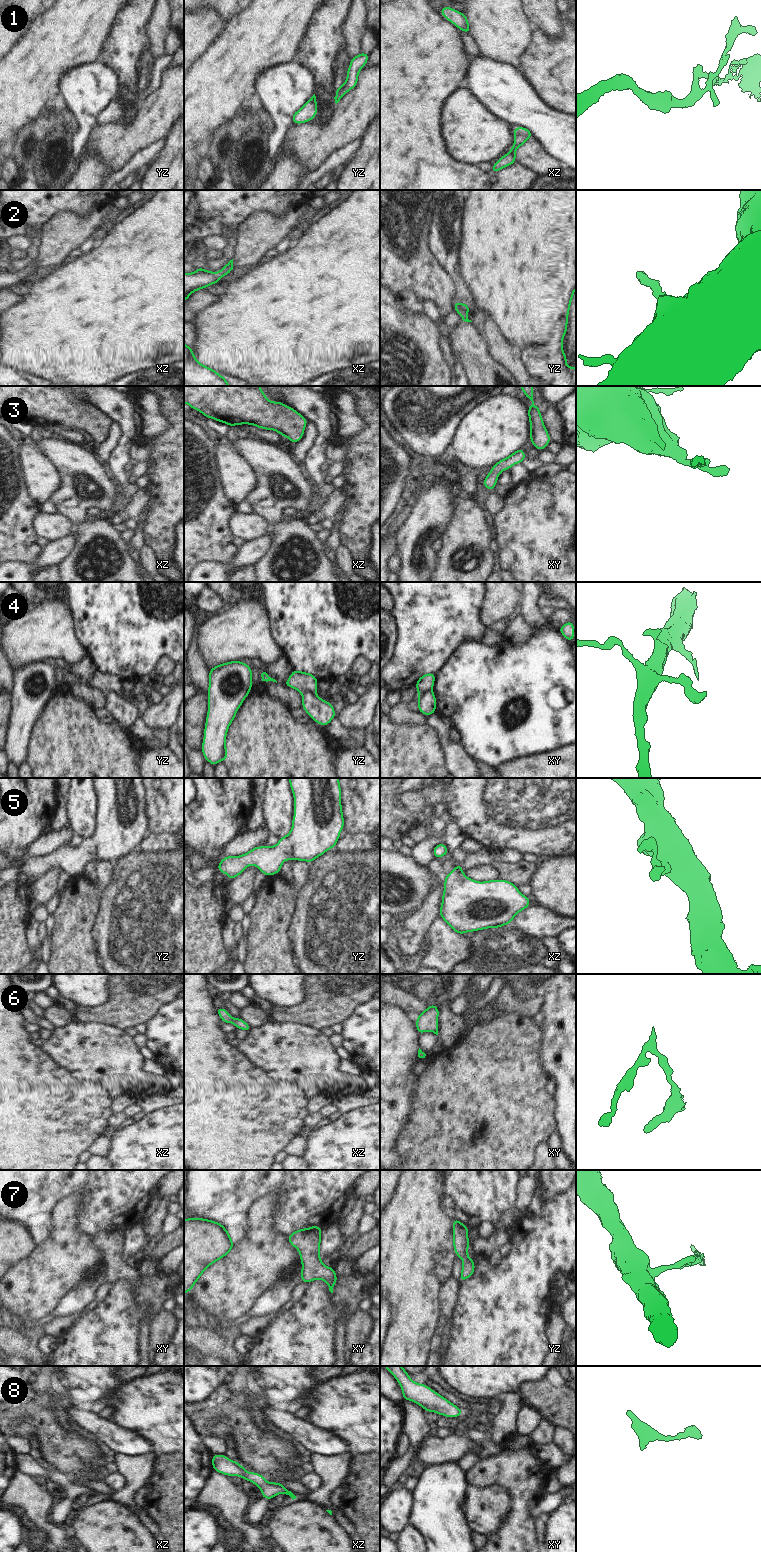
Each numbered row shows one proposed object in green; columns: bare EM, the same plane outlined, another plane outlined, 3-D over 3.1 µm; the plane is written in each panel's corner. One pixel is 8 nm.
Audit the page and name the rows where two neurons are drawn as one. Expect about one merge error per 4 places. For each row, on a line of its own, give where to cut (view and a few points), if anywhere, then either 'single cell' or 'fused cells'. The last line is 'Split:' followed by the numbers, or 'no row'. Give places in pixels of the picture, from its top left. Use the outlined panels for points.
1: no cut; single cell
2: no cut; single cell
3: no cut; single cell
4: cut in yz along (314, 691), (304, 690), (301, 693); fused cells
5: no cut; single cell
6: no cut; single cell
7: no cut; single cell
8: no cut; single cell
Split: 4

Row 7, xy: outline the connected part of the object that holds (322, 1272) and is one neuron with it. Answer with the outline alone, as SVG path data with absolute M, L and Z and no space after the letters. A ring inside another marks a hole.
M313 1225L294 1231L288 1235L289 1243L300 1253L302 1263L301 1281L310 1283L315 1279L324 1280L333 1293L333 1287L337 1283L337 1275L334 1267L327 1267L321 1262L320 1243L323 1228Z

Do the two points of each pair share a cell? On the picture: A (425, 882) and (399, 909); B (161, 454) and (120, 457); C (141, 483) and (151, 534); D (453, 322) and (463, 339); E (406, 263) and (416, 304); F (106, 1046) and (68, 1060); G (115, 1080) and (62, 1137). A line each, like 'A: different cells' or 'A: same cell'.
A: same cell
B: different cells
C: different cells
D: different cells
E: different cells
F: same cell
G: different cells

